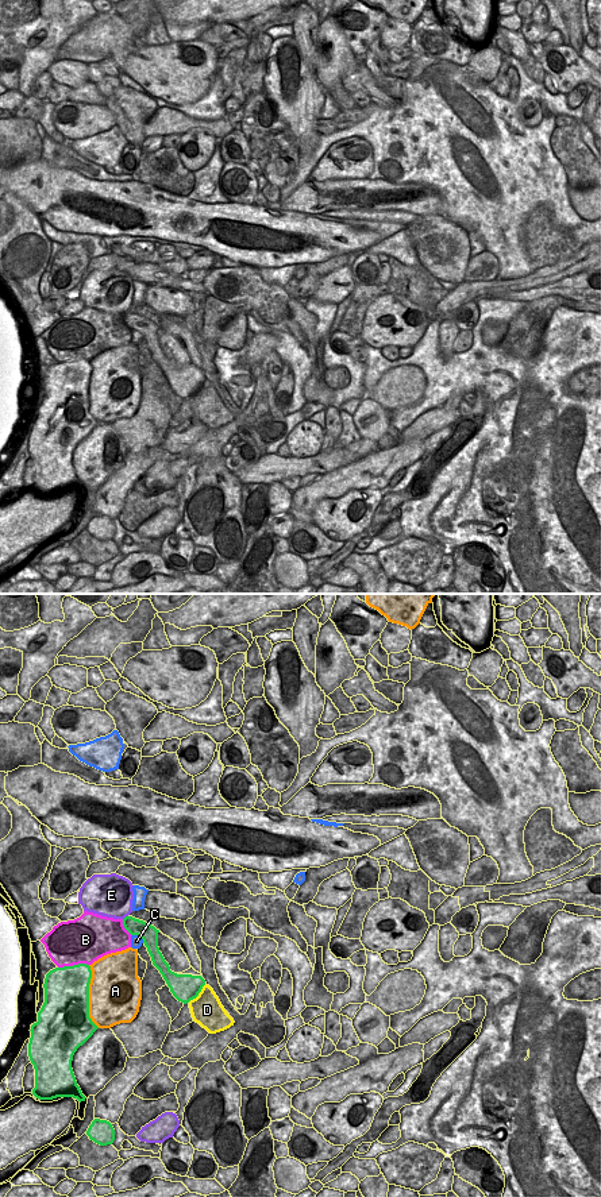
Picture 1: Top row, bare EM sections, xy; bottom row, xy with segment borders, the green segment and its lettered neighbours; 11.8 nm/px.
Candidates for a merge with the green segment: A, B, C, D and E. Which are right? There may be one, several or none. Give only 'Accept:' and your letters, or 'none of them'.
Accept: none of them

